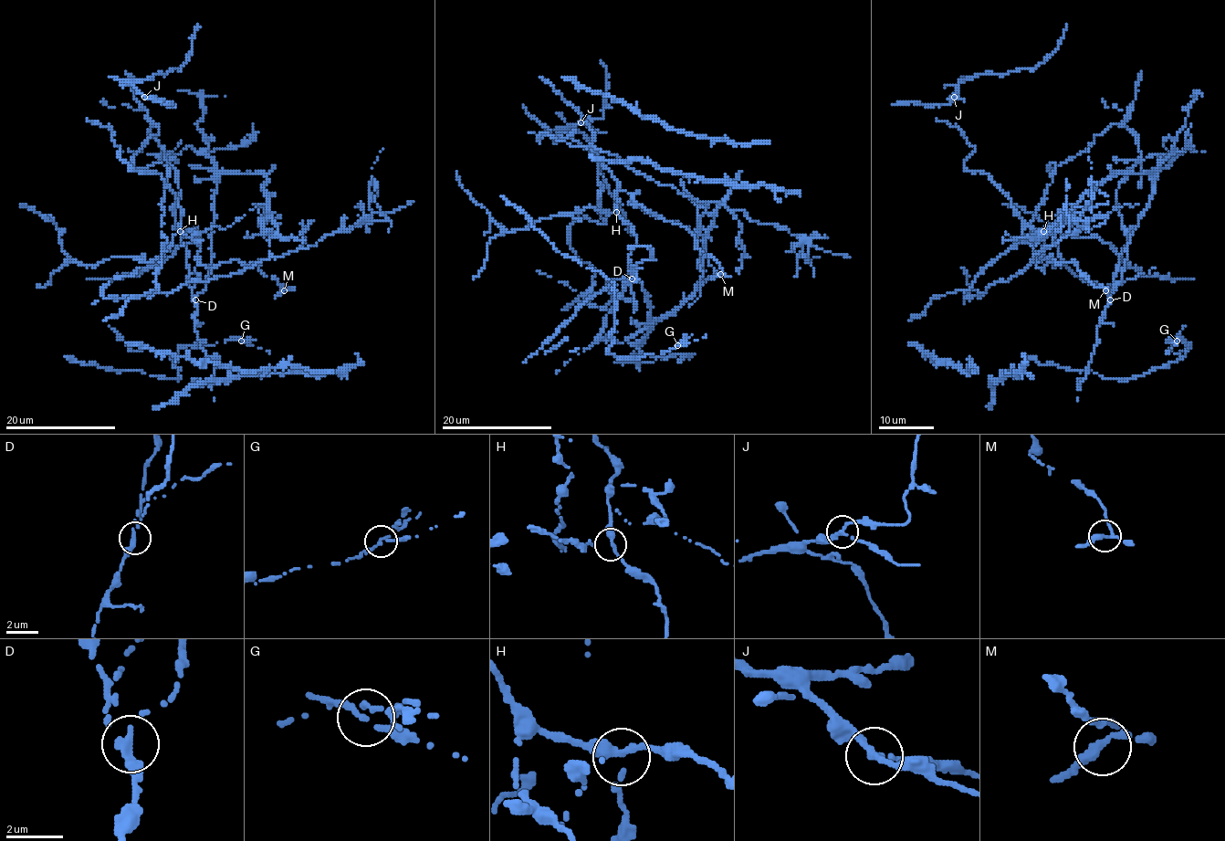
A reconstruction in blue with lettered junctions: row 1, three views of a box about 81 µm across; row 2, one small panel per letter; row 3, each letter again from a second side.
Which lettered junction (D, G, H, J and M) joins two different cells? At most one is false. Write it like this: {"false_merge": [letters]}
{"false_merge": ["D"]}

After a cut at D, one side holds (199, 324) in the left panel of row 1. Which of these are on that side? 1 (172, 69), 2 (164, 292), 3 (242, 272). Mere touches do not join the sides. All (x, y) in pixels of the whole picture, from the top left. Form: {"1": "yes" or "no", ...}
{"1": "yes", "2": "no", "3": "no"}

